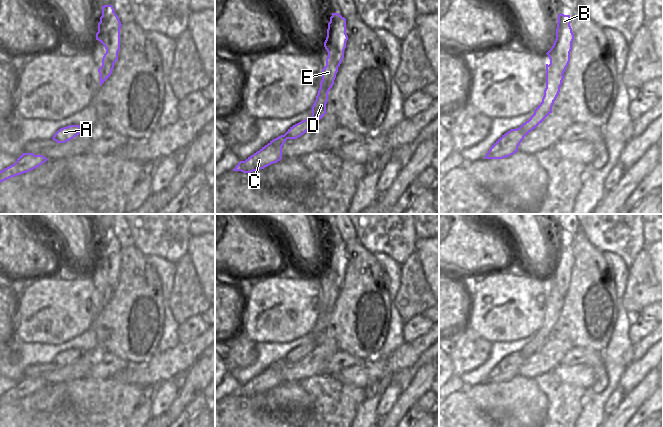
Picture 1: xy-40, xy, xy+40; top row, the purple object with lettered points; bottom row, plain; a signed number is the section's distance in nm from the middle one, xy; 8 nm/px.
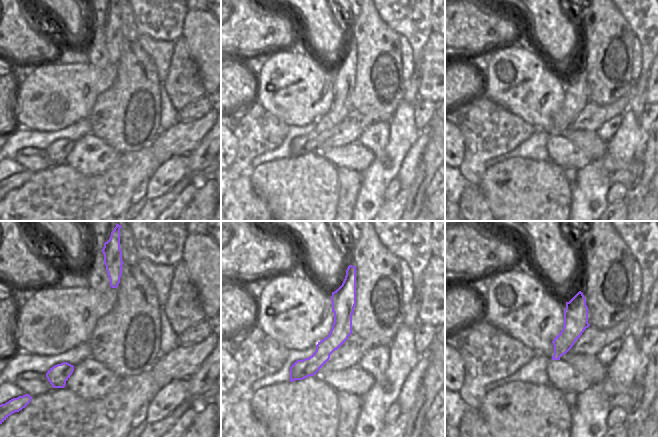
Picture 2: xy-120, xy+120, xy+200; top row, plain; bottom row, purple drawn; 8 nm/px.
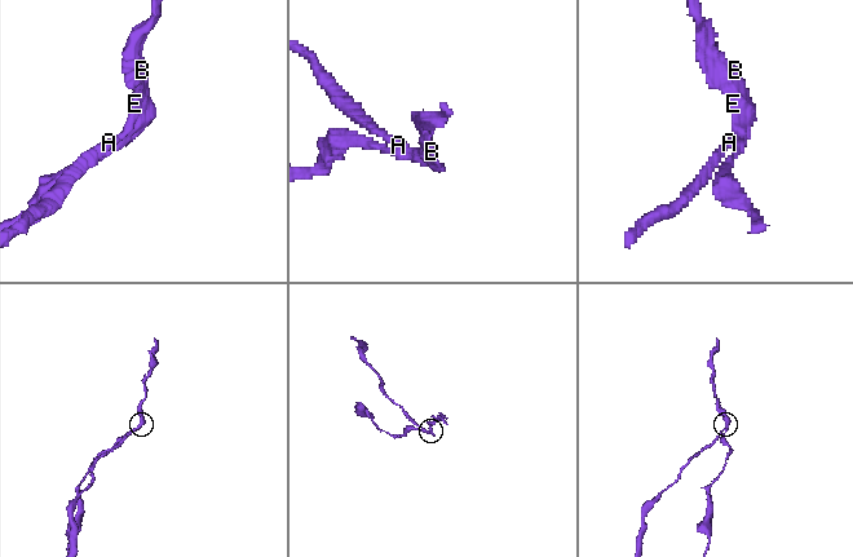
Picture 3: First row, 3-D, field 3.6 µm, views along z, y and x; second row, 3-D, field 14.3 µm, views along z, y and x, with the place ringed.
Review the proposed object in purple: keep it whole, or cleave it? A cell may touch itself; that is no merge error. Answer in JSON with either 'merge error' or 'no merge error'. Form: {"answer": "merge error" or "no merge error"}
{"answer": "merge error"}

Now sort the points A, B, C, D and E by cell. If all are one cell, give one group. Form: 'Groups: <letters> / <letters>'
Groups: A D E / B C

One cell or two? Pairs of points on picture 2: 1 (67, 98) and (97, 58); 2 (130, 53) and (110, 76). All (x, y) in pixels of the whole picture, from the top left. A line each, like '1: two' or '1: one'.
1: two
2: two

